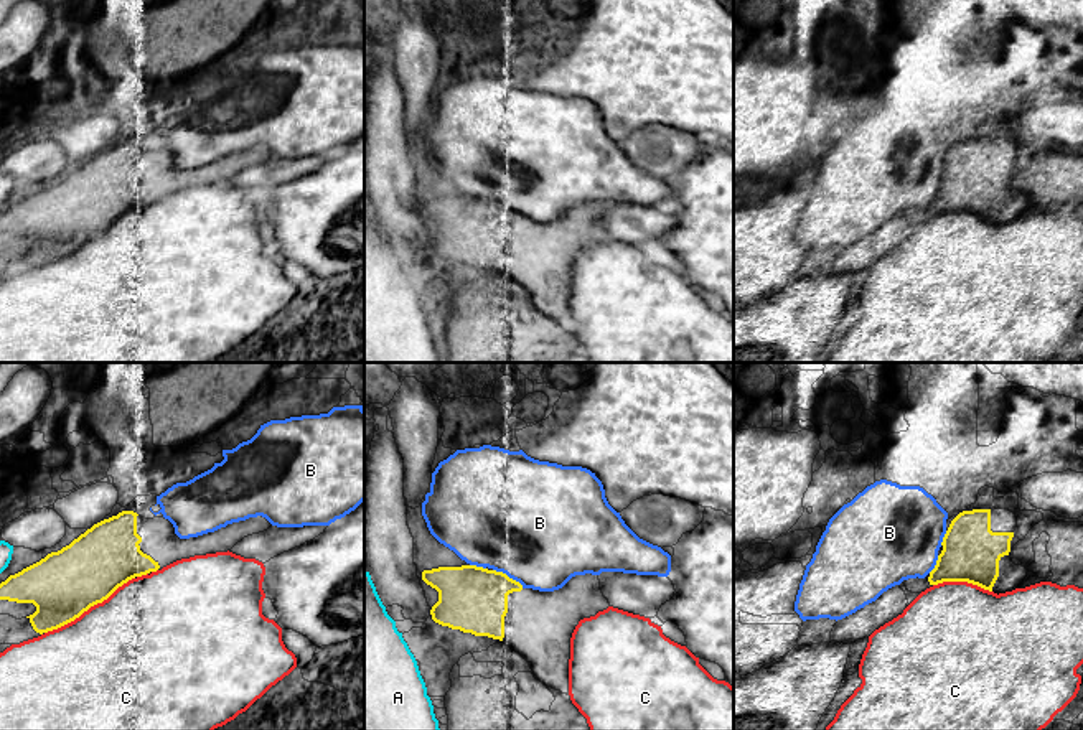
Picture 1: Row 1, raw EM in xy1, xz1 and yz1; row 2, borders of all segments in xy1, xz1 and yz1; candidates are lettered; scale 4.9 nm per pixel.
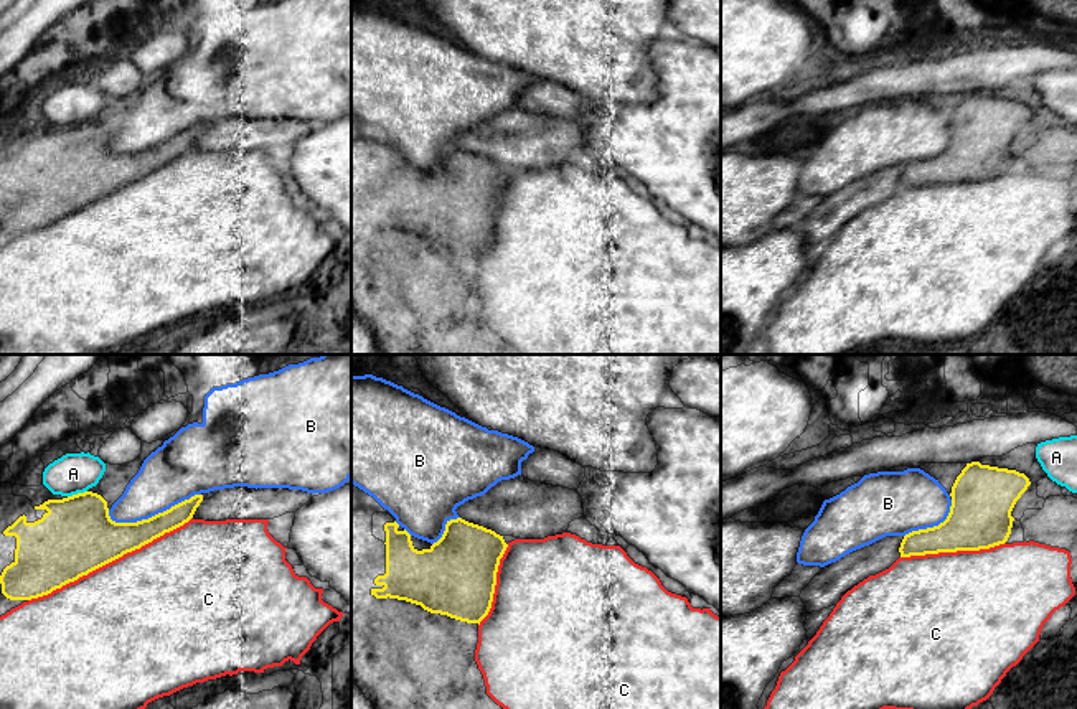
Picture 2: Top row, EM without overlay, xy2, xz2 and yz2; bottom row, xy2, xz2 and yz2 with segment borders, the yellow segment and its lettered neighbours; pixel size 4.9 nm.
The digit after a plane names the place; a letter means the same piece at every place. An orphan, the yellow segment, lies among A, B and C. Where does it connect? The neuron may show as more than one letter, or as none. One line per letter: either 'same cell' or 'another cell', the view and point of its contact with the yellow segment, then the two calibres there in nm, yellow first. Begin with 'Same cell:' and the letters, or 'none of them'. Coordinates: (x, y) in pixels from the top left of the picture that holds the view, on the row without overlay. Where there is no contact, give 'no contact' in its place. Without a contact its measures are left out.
Same cell: none of them
A: another cell | xy2 (76, 126) | 380/200 nm
B: another cell | xy2 (155, 145) | 180/280 nm
C: another cell | xy2 (109, 192) | 380/480 nm

